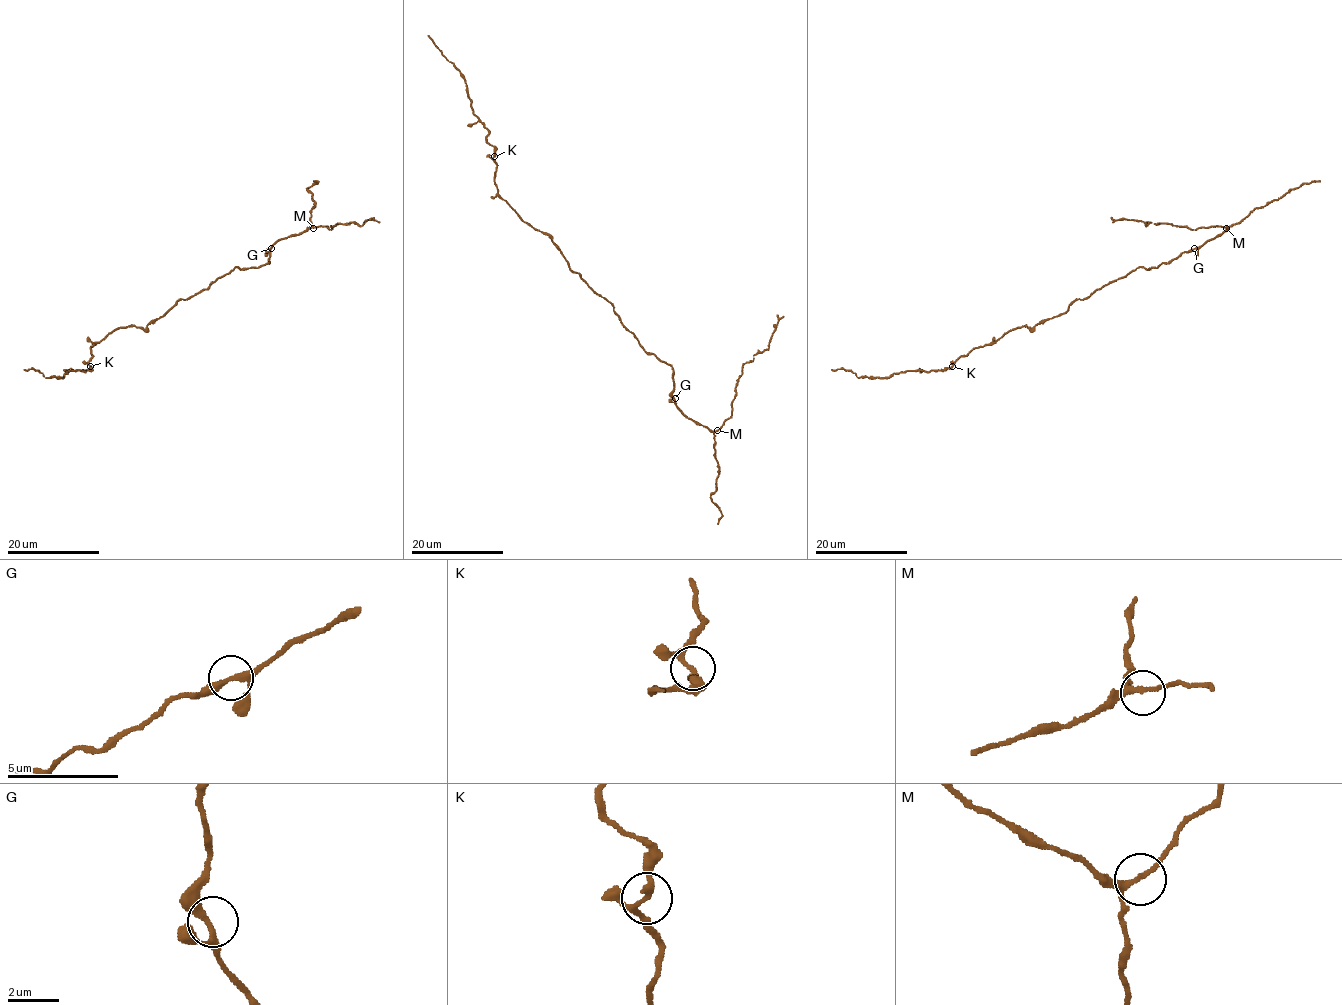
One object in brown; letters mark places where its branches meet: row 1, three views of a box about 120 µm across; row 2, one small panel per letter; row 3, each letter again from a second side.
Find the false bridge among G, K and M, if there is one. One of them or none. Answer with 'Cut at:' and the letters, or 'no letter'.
Cut at: no letter

